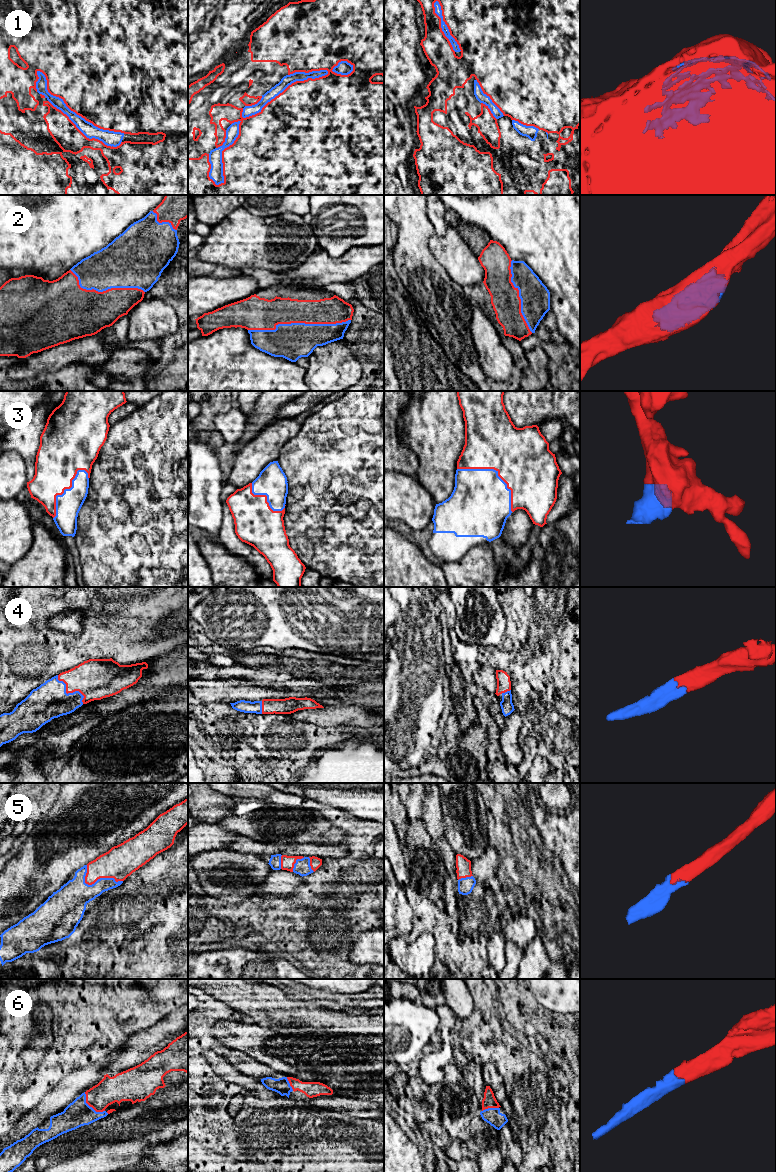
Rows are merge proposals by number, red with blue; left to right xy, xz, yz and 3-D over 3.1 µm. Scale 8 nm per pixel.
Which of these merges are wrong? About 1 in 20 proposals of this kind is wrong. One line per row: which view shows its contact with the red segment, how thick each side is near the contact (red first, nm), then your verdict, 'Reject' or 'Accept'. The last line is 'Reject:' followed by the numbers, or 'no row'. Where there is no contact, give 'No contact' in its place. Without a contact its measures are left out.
1: Touches red in xz. Thickness 500 nm (red) against 90 nm. Accept
2: Touches red in xz. Thickness 220 nm (red) against 280 nm. Accept
3: Touches red in yz. Thickness 460 nm (red) against 460 nm. Accept
4: Touches red in xy. Thickness 320 nm (red) against 280 nm. Accept
5: Touches red in xy. Thickness 260 nm (red) against 260 nm. Accept
6: Touches red in xy. Thickness 220 nm (red) against 200 nm. Accept
Reject: no row

